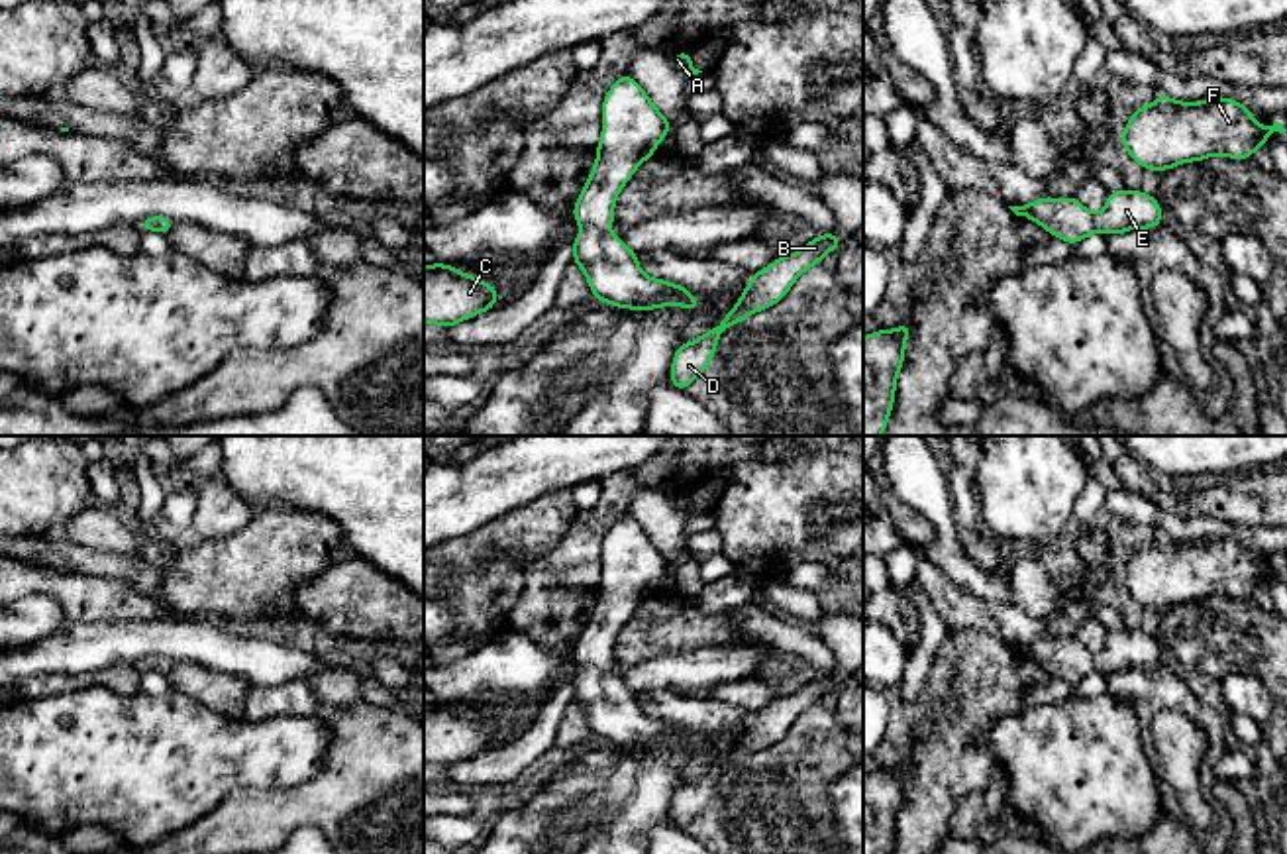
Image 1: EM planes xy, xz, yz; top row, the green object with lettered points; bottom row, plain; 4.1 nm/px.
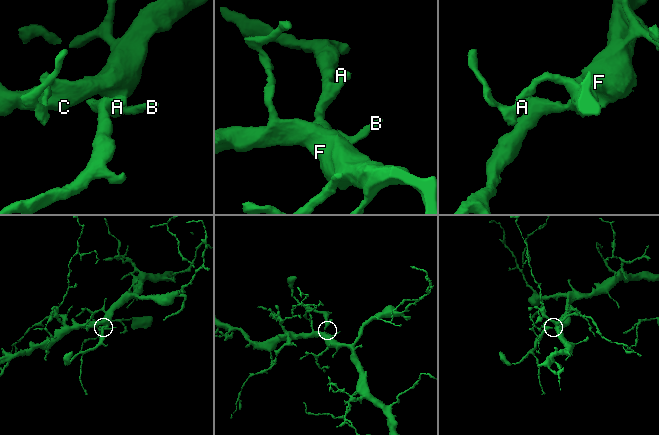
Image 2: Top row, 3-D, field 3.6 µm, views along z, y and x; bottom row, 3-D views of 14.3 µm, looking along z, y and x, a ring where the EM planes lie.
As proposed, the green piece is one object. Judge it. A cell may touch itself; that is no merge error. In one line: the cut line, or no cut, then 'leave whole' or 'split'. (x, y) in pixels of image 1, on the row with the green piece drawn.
no cut | leave whole

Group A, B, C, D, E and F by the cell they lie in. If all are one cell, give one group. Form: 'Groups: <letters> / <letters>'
Groups: A B C D E F

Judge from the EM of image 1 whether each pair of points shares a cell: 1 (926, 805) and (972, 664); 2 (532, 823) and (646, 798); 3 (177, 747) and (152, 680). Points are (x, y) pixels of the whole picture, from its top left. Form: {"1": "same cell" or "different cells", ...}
{"1": "same cell", "2": "same cell", "3": "different cells"}

